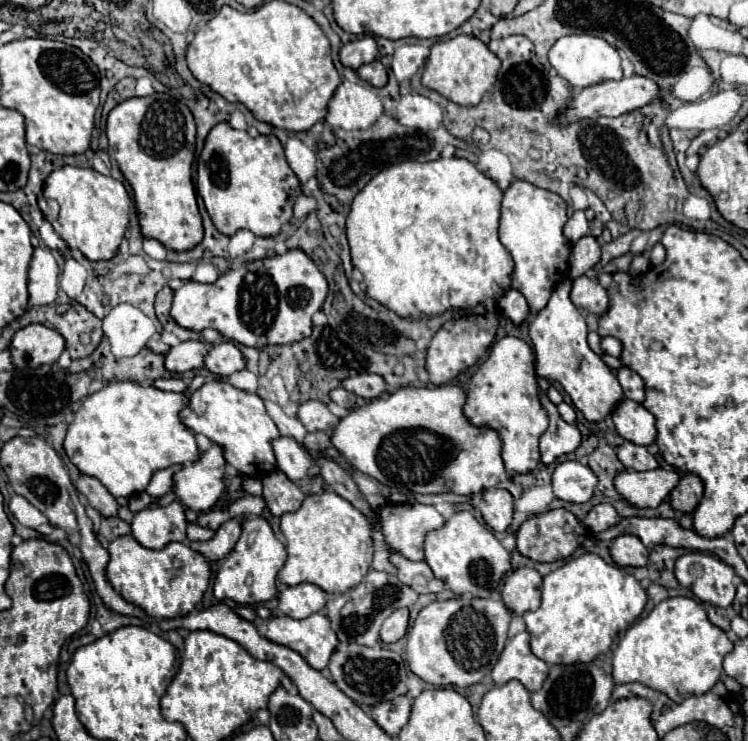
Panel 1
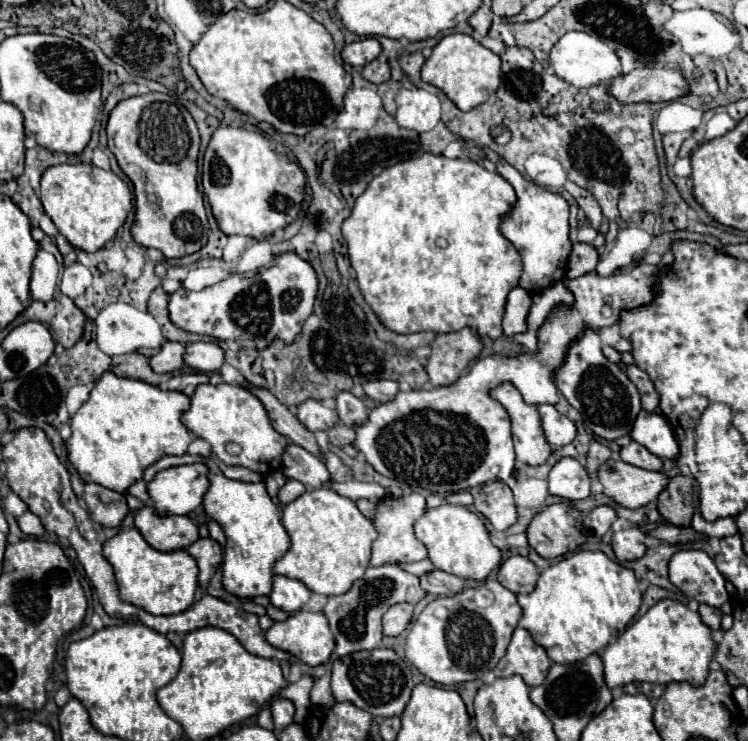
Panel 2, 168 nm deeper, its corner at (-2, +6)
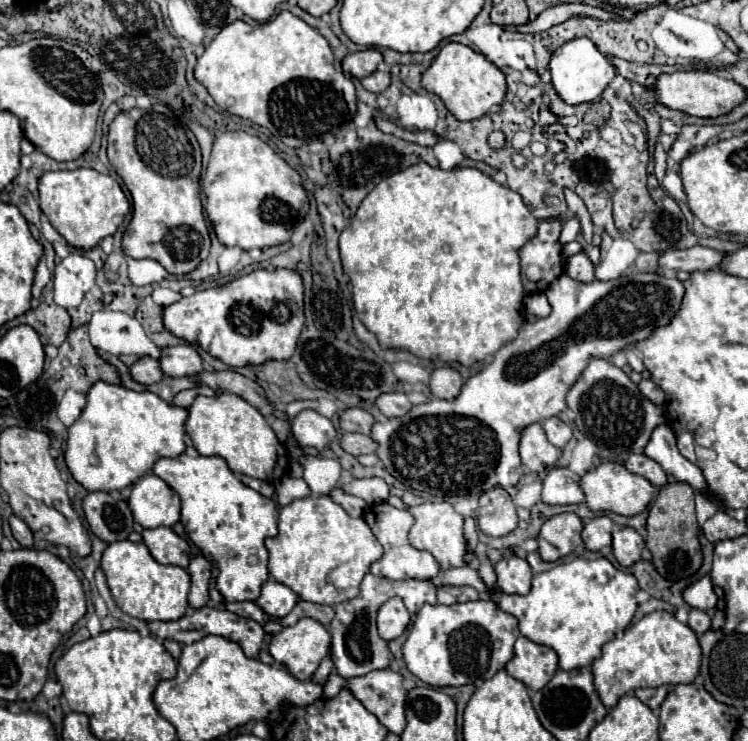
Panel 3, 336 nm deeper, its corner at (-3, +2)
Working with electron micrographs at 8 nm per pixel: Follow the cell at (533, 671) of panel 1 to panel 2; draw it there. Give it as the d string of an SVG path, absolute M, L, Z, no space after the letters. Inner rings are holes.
M517 628L513 632L505 656L495 666L495 674L497 676L519 674L527 686L539 686L545 680L549 666L551 660L547 658L545 650L533 642L527 630Z

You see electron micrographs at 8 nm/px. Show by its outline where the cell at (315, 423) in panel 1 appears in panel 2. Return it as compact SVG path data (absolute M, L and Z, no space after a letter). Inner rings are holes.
M305 400L303 404L299 404L297 416L299 416L299 422L311 432L327 430L337 424L337 412L323 406L319 400Z

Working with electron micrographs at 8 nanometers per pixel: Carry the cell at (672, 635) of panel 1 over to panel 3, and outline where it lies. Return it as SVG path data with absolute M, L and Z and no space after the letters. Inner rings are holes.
M650 612L640 622L624 630L622 636L602 646L602 656L592 662L594 688L606 708L614 708L618 698L636 688L688 684L698 676L702 652L696 634L688 624L678 622L668 612Z

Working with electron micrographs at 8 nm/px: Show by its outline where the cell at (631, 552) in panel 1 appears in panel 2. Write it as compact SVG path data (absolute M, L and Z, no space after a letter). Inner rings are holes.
M631 526L627 530L619 530L613 534L613 552L617 556L619 562L627 562L627 560L637 560L637 558L643 558L643 554L647 552L647 546L645 546L645 534L637 528L637 526Z

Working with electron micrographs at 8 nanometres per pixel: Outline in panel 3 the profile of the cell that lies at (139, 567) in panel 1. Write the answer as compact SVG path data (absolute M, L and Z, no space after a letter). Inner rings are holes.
M130 540L110 544L104 554L100 568L106 576L106 584L116 606L138 620L154 622L154 620L178 620L186 614L188 608L188 590L190 576L180 566L162 566L158 564L144 544L134 544Z

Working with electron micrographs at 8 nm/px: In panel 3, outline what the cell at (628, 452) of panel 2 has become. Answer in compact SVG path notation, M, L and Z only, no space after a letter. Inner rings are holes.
M632 454L626 460L626 470L632 472L632 474L638 474L638 476L644 476L648 482L652 482L652 486L658 486L658 488L668 482L666 472L660 468L660 464L646 458L644 454L640 454L640 456Z

